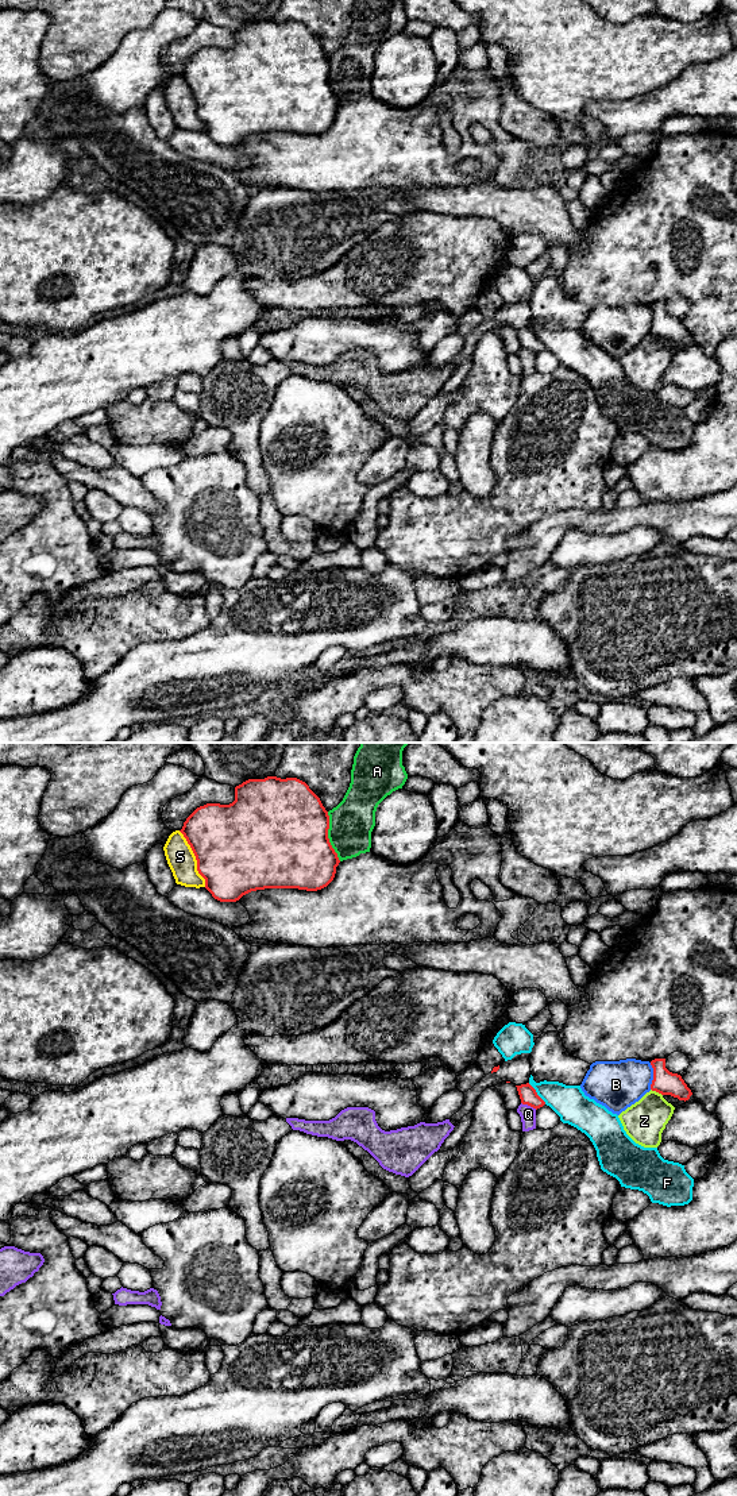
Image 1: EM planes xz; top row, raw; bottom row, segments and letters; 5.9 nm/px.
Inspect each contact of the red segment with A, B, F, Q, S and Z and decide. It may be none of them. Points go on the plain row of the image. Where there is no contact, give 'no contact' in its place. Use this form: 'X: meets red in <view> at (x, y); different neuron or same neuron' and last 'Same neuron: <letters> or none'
A: meets red in xz at (327, 80); different neuron
B: meets red in xz at (653, 320); different neuron
F: meets red in xz at (536, 338); different neuron
Q: meets red in xz at (529, 349); different neuron
S: meets red in xz at (196, 103); different neuron
Z: meets red in xz at (656, 335); different neuron
Same neuron: none

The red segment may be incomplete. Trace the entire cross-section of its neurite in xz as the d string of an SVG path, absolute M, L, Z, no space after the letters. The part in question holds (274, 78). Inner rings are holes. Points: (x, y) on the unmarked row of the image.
M267 20L265 23L248 23L242 28L235 31L235 45L229 49L220 47L207 47L197 51L184 66L182 73L180 74L190 89L196 104L197 115L205 123L205 132L212 138L212 140L220 146L236 146L243 139L265 132L298 132L306 135L317 135L327 131L335 122L336 111L340 104L337 97L332 92L328 82L329 73L329 59L325 51L323 50L320 42L309 32L309 30L297 23L286 22L281 23L277 20Z

